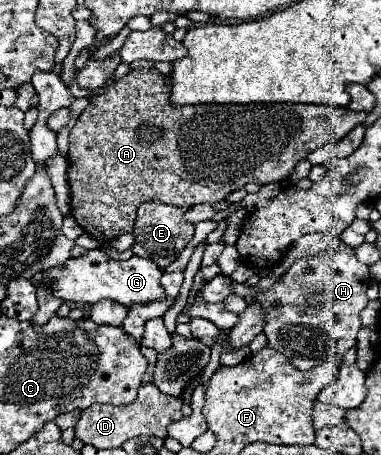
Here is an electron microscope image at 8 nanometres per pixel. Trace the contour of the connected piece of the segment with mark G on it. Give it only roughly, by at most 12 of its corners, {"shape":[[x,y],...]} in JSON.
{"shape":[[101,248],[31,280],[67,304],[165,298],[151,260]]}

